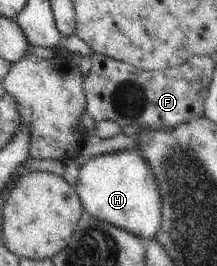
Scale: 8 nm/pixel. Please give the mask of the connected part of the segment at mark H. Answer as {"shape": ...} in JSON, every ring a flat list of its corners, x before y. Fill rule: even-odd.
{"shape":[[137,148,91,158,80,167,75,189,85,212,147,243,159,229,162,205,155,175,144,159]]}

